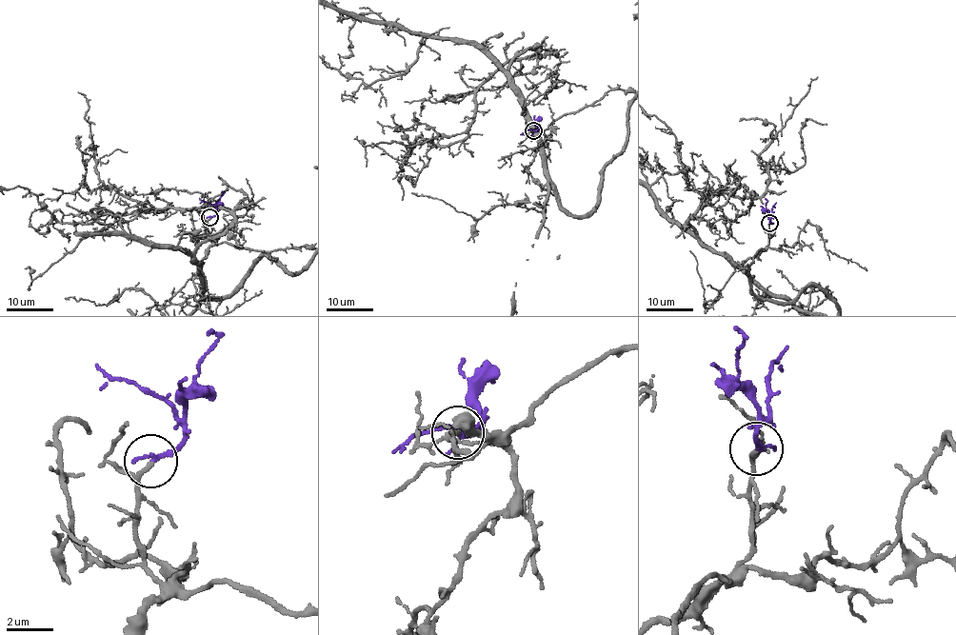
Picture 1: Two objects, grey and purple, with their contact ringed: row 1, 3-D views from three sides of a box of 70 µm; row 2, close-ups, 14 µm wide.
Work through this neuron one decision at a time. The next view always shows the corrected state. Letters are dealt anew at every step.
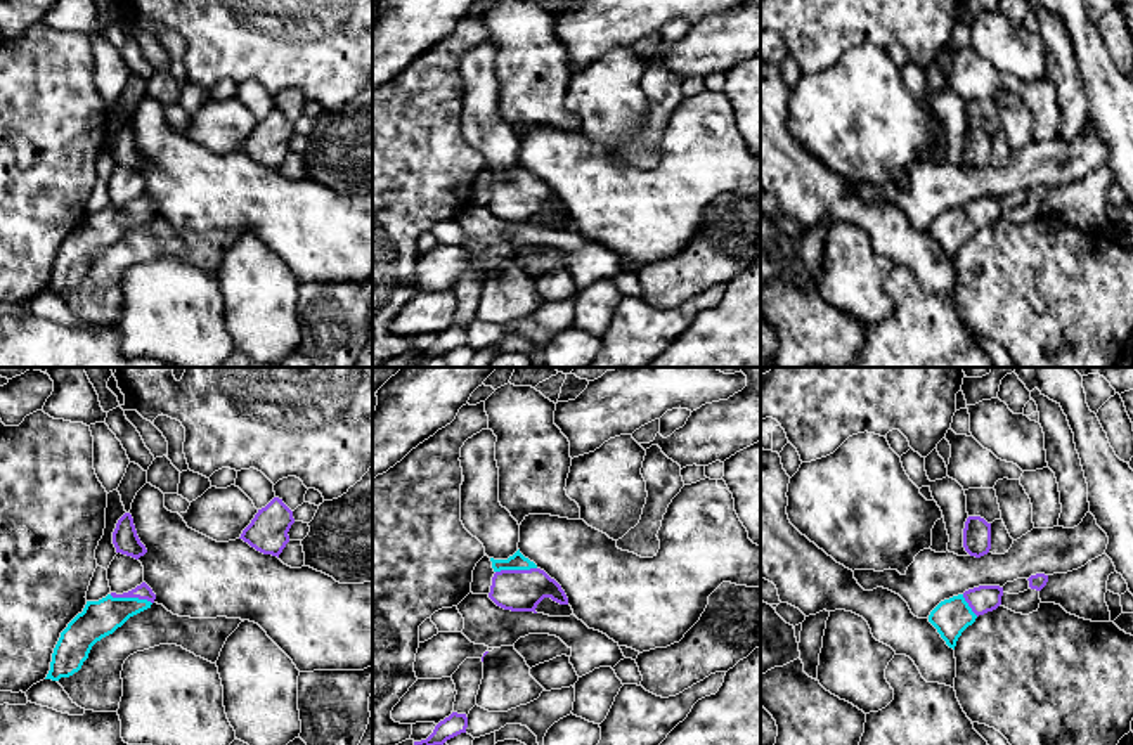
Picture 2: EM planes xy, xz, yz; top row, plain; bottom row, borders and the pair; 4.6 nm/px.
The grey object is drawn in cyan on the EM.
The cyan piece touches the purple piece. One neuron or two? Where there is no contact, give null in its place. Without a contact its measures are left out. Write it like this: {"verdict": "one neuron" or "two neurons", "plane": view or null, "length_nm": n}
{"verdict": "one neuron", "plane": "xy", "length_nm": 200}

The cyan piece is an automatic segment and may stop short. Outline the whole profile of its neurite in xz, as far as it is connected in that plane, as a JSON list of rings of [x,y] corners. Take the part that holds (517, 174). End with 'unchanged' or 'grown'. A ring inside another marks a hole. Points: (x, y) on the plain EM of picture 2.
[[[520,161],[508,172],[494,172],[494,189],[489,210],[501,220],[511,224],[535,224],[544,210],[568,217],[561,198],[525,170]]] | grown

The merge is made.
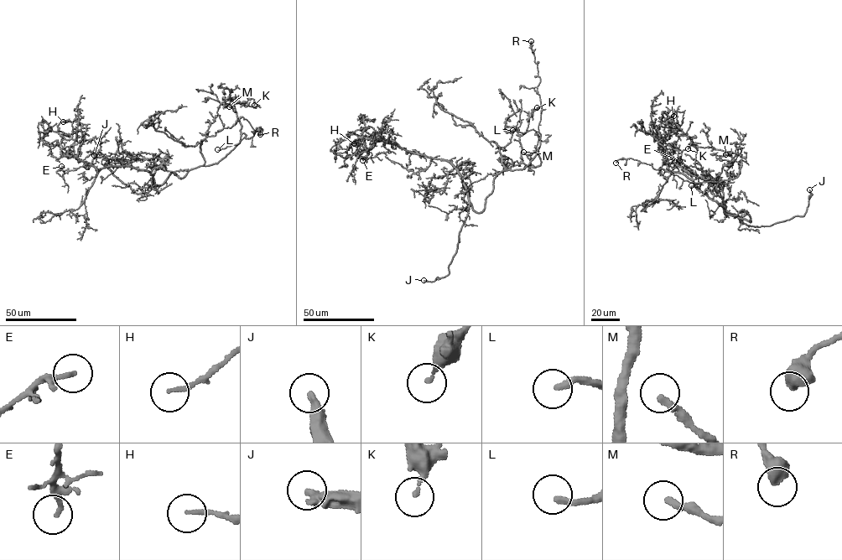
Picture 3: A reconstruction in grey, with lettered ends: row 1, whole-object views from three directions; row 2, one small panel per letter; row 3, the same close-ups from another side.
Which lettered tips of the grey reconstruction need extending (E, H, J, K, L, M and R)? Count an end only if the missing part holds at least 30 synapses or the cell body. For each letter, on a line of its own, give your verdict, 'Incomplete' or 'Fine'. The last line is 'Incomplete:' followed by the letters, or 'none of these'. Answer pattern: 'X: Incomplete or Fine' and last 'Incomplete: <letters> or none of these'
E: Fine
H: Fine
J: Incomplete
K: Fine
L: Incomplete
M: Incomplete
R: Fine
Incomplete: J, L, M

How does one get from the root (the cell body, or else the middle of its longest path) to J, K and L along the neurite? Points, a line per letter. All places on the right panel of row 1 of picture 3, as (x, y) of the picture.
J: (727, 199), (720, 204), (743, 223), (752, 226), (771, 225), (795, 215), (803, 216), (812, 194), (809, 189)
K: (727, 199), (720, 204), (725, 208), (716, 185), (737, 176), (740, 156), (692, 143), (688, 148)
L: (727, 199), (720, 204), (725, 208), (716, 189), (717, 182), (704, 182), (694, 187), (691, 185)

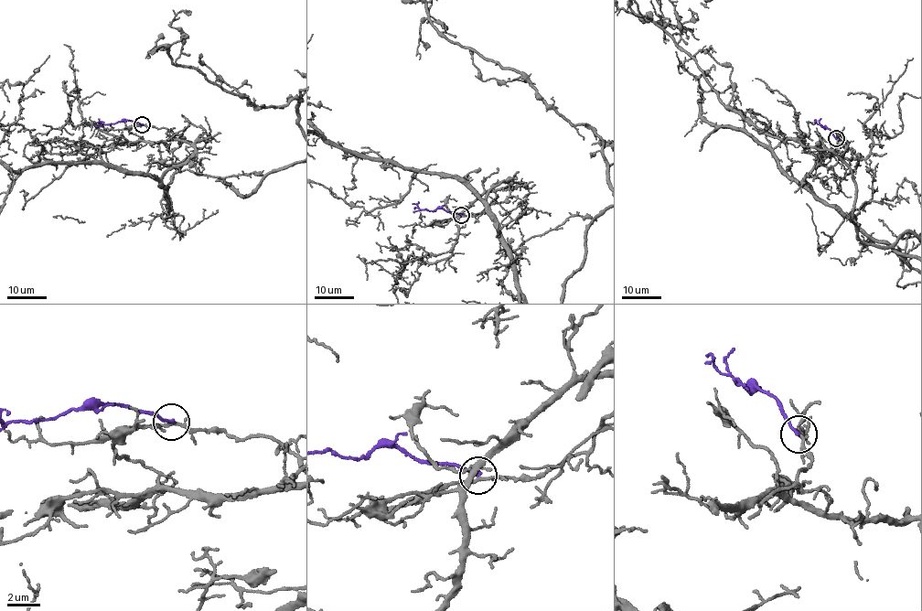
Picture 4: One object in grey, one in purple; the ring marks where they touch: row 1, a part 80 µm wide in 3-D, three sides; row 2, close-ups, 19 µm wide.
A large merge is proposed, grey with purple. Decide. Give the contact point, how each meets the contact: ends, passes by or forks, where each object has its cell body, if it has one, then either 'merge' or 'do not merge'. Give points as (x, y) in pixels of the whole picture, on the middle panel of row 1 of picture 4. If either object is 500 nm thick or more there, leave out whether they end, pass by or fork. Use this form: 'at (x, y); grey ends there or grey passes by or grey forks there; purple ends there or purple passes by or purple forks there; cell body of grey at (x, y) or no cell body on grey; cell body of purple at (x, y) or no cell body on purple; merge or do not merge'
at (461, 215); grey passes by; purple ends there; no cell body on grey; no cell body on purple; do not merge

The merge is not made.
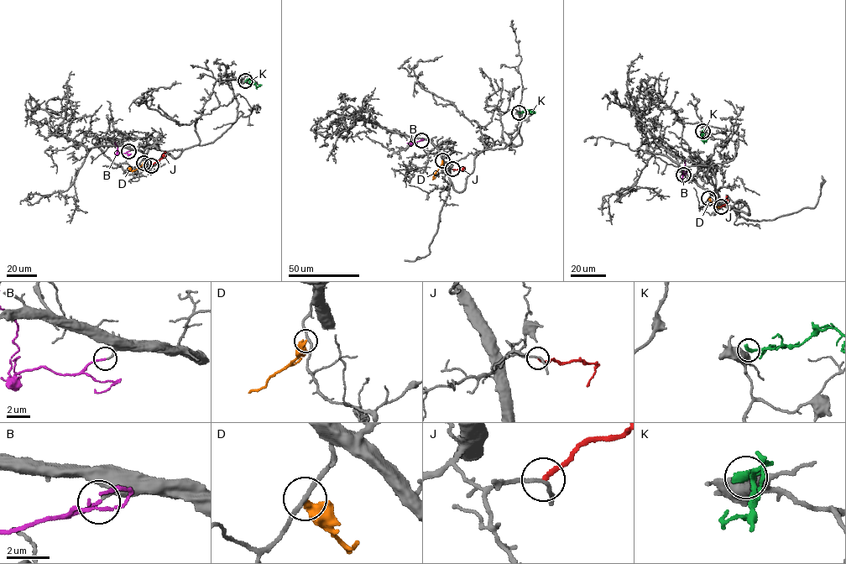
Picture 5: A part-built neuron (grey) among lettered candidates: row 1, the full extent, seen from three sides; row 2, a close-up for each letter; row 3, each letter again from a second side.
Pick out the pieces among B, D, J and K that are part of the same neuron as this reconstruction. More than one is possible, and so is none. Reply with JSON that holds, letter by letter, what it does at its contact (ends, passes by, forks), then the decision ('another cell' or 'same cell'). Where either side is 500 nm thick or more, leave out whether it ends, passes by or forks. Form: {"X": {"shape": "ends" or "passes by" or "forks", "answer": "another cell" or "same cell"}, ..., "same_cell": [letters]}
{"B": {"shape": "ends", "answer": "same cell"}, "D": {"shape": "ends", "answer": "another cell"}, "J": {"shape": "ends", "answer": "another cell"}, "K": {"shape": "ends", "answer": "another cell"}, "same_cell": ["B"]}

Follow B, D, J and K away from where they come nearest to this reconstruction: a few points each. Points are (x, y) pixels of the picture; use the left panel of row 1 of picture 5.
B: (128, 151), (117, 154), (115, 142)
D: (143, 163), (133, 170), (127, 167)
J: (151, 165), (166, 152)
K: (245, 80), (256, 86), (261, 85)

